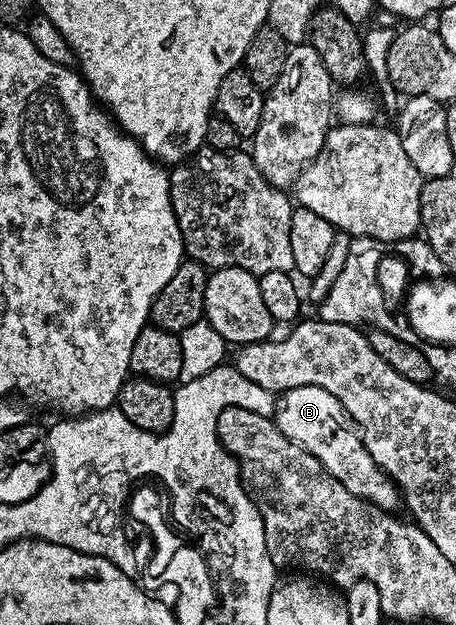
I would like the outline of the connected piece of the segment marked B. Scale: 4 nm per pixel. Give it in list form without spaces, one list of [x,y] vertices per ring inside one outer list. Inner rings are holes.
[[[320,387],[289,389],[278,396],[273,418],[275,424],[281,429],[281,433],[285,433],[285,437],[289,437],[291,443],[305,449],[313,457],[317,457],[317,461],[321,461],[324,469],[333,477],[337,477],[337,481],[341,481],[341,485],[345,485],[345,489],[349,489],[349,493],[367,500],[368,503],[377,504],[384,511],[394,512],[395,506],[400,506],[401,492],[395,486],[395,480],[388,479],[387,474],[377,465],[377,461],[373,461],[373,457],[369,457],[369,449],[365,449],[363,438],[360,437],[355,423],[347,415],[341,401],[337,401],[337,397],[333,397],[333,393],[325,393],[325,389]]]

